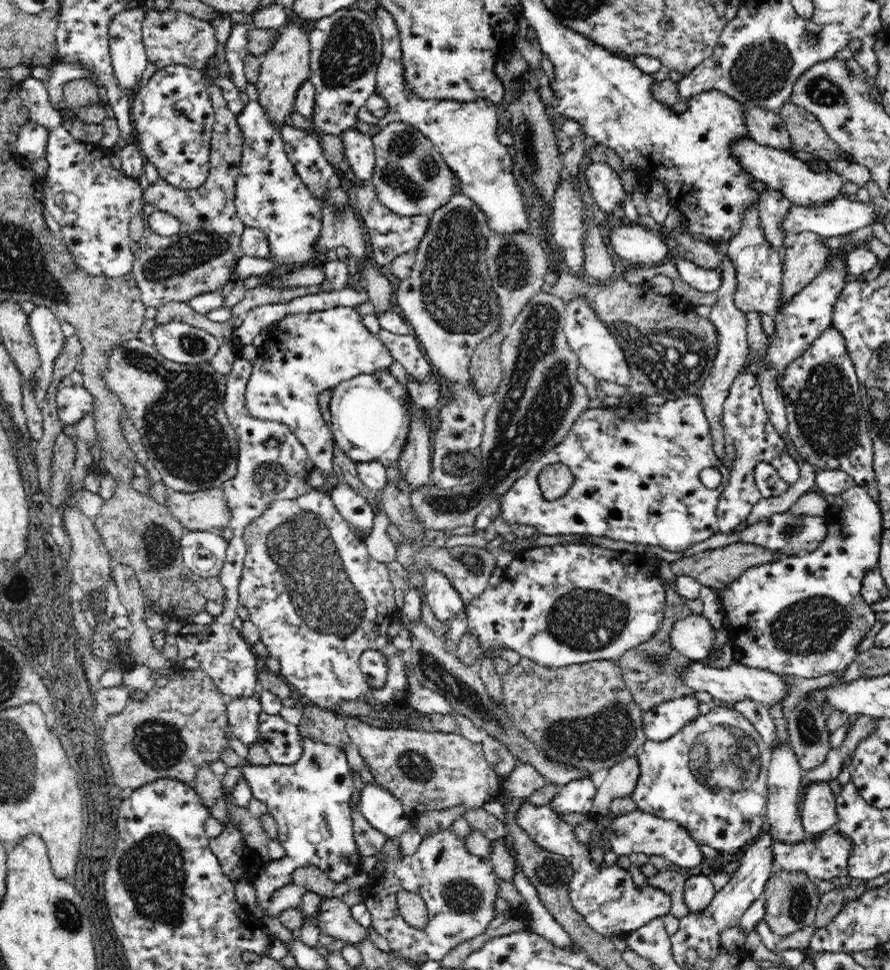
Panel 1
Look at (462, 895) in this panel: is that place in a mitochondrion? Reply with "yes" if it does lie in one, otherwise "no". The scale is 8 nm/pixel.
yes

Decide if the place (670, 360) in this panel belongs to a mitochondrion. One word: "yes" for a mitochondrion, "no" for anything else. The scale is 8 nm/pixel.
yes

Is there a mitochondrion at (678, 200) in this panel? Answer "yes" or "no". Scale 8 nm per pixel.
no

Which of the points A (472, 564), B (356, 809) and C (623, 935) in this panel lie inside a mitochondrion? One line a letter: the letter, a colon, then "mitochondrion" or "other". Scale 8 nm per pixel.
A: mitochondrion
B: other
C: other

